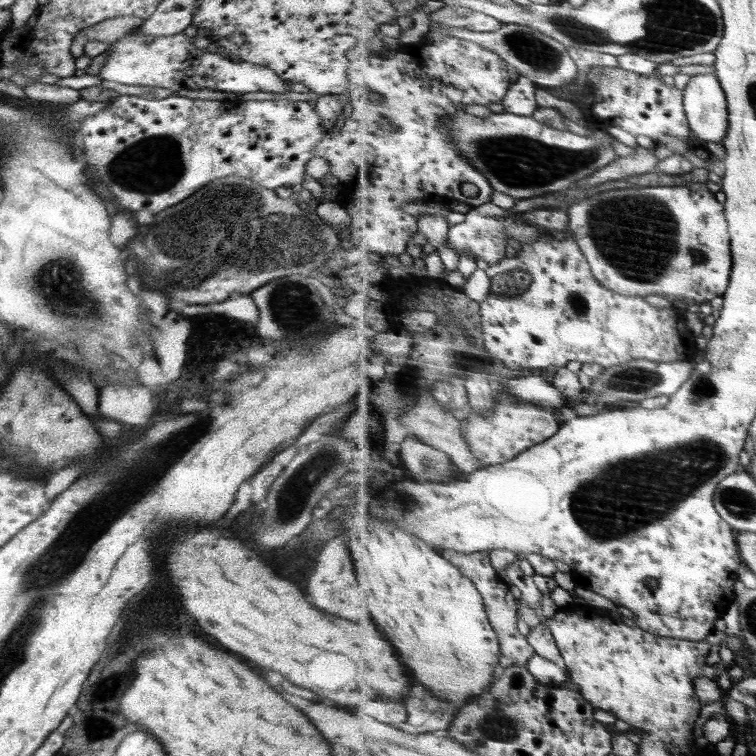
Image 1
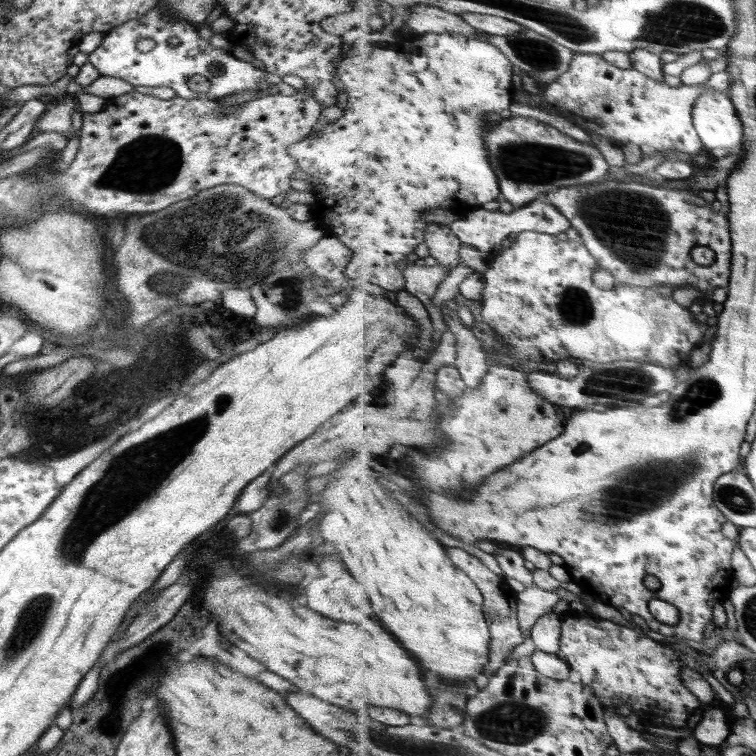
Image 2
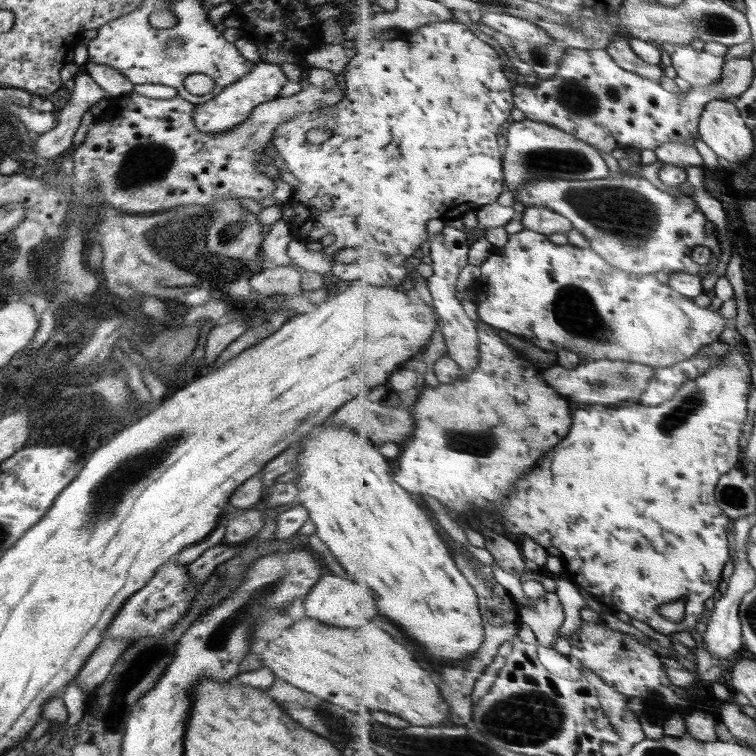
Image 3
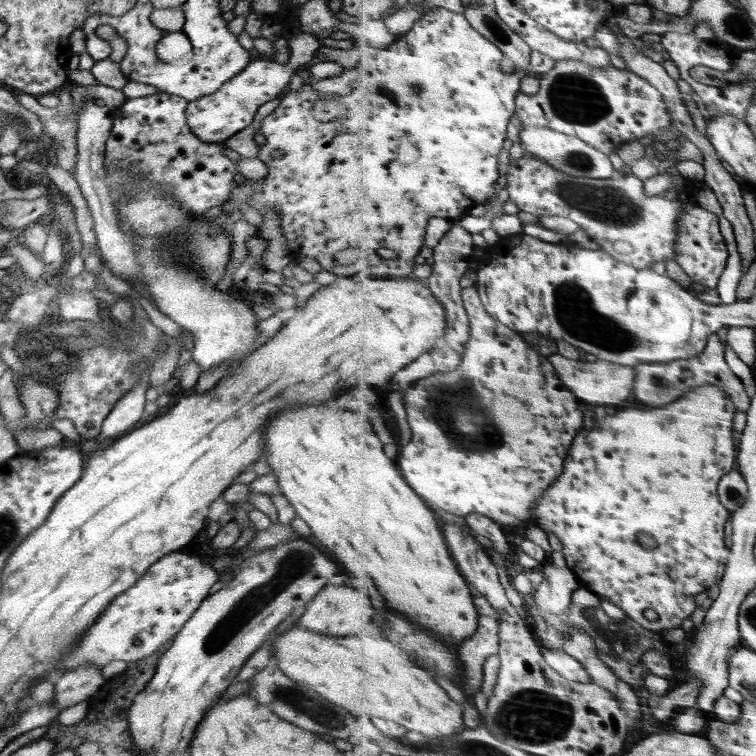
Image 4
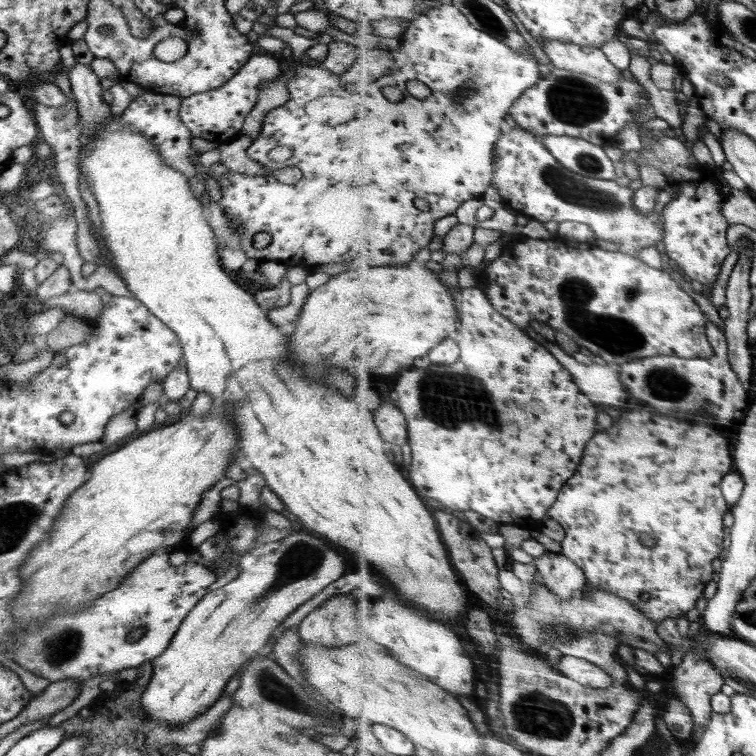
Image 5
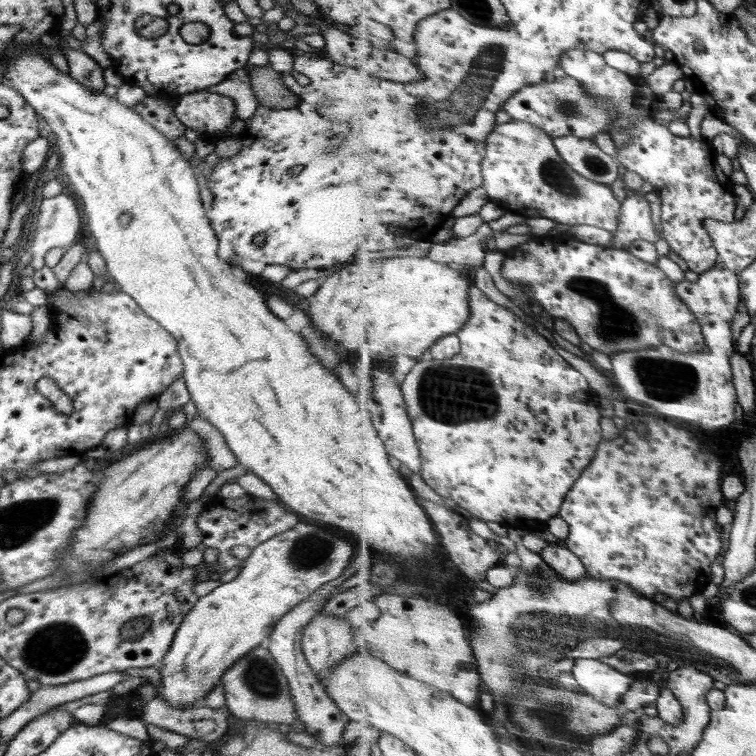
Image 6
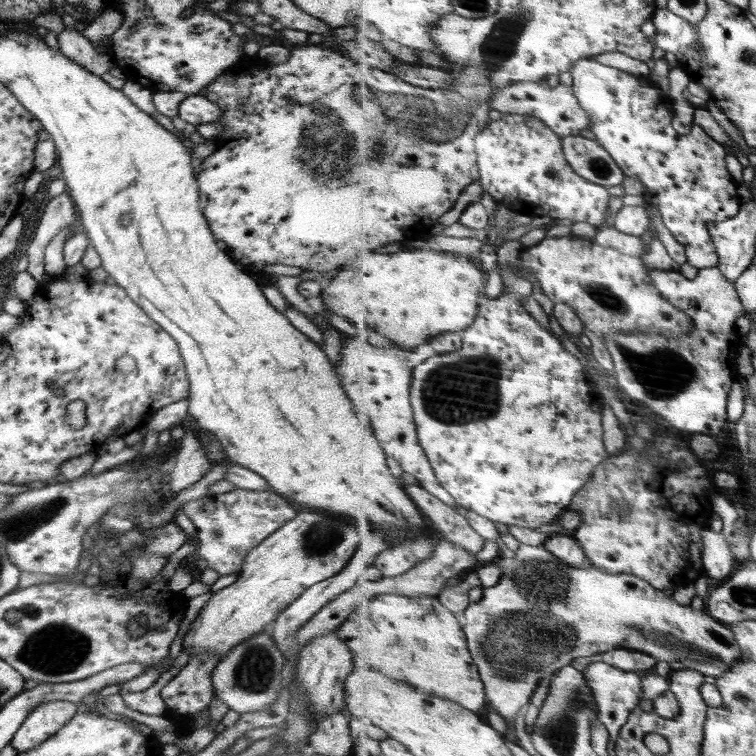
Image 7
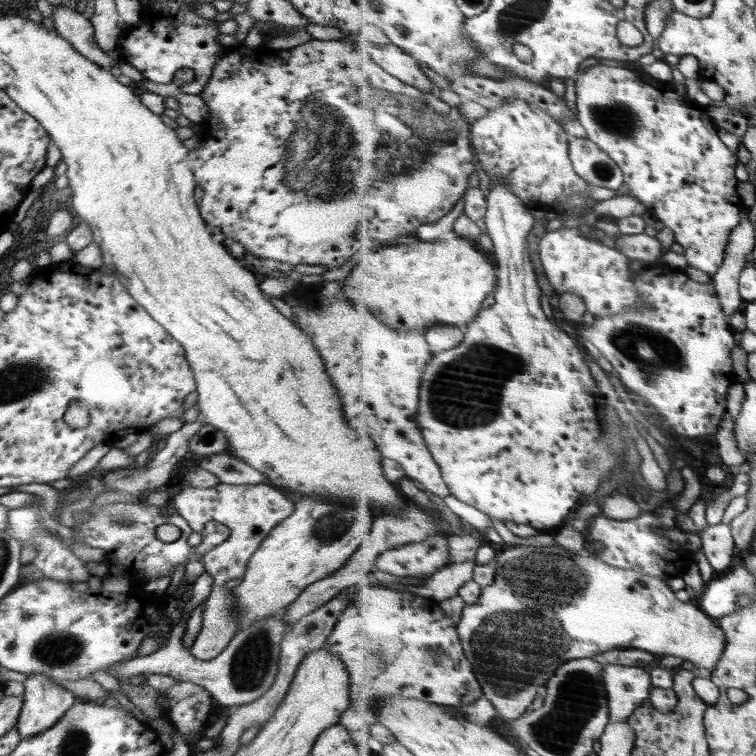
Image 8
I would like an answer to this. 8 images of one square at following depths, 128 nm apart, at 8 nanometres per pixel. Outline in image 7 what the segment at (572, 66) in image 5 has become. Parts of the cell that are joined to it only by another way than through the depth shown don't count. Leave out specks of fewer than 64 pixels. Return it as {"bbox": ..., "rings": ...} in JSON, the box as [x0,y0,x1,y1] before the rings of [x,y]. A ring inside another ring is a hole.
{"bbox":[571,57,742,270],"rings":[[[584,57],[582,60],[579,60],[578,63],[572,67],[571,74],[574,78],[574,85],[576,96],[580,99],[580,102],[583,104],[583,107],[589,112],[591,119],[593,120],[593,128],[591,129],[596,138],[604,145],[604,148],[608,149],[608,152],[612,153],[612,156],[619,162],[619,165],[624,169],[624,172],[628,176],[637,177],[641,182],[646,186],[646,197],[648,203],[656,207],[660,212],[661,216],[673,234],[677,241],[685,247],[687,258],[689,264],[697,267],[699,270],[707,269],[712,267],[718,267],[720,262],[719,249],[716,246],[714,237],[711,233],[711,228],[709,224],[713,222],[724,222],[728,219],[734,218],[739,214],[742,207],[742,202],[740,202],[740,196],[738,196],[738,183],[734,182],[734,176],[730,174],[728,170],[728,164],[726,164],[726,147],[720,142],[716,142],[702,126],[693,123],[692,131],[688,135],[680,134],[676,128],[674,128],[674,118],[676,118],[676,111],[672,104],[664,104],[664,95],[660,88],[652,80],[649,80],[647,77],[642,75],[632,74],[619,68],[614,68],[613,66],[608,66],[607,64],[602,64],[597,58],[593,57]]]}

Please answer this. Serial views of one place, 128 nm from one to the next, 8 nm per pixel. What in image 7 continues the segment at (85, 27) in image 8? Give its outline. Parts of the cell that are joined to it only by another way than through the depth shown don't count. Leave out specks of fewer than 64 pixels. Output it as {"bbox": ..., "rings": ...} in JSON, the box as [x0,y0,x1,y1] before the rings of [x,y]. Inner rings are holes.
{"bbox":[58,24,117,76],"rings":[[[78,24],[74,29],[66,29],[58,36],[59,50],[70,60],[84,67],[94,76],[102,76],[117,66],[109,54],[100,52],[84,35],[84,25]]]}

